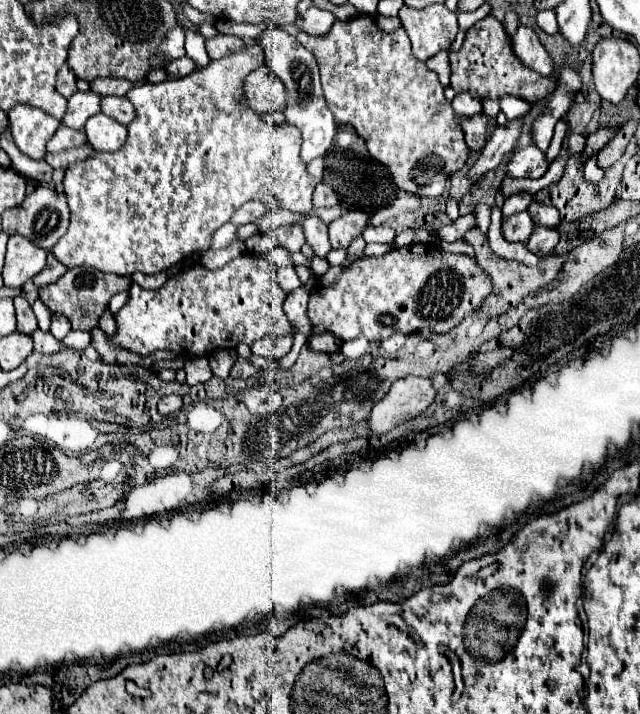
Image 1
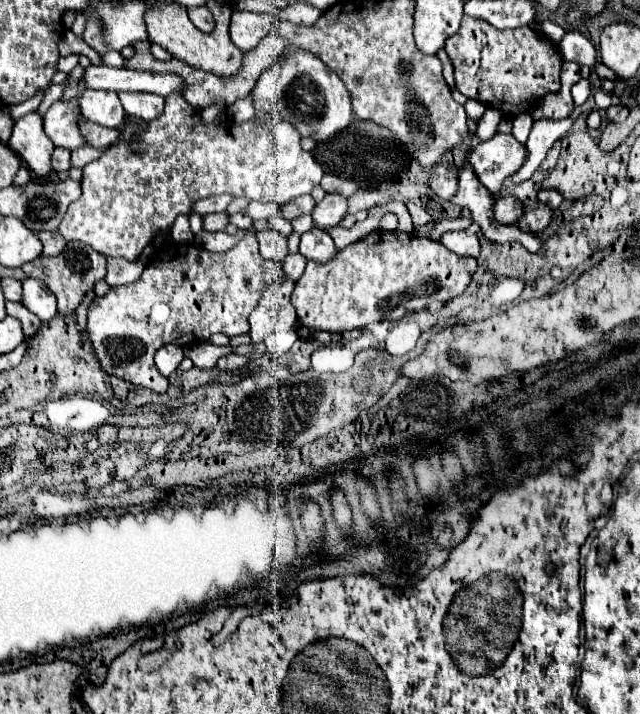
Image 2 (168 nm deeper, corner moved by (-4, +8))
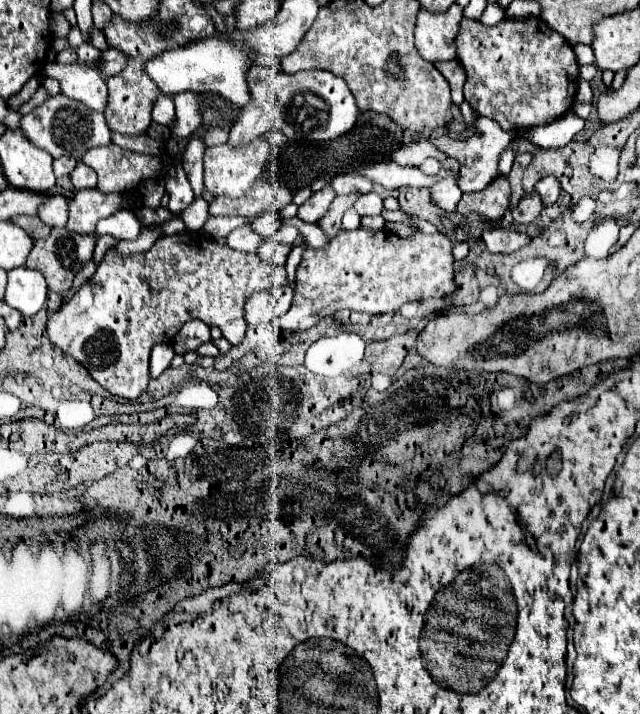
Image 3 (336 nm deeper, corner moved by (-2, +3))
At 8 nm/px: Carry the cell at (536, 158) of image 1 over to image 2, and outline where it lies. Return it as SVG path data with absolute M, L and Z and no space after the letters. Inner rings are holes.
M495 133L489 141L475 145L469 151L469 163L477 179L489 189L499 191L503 181L515 175L527 159L527 147L513 135Z

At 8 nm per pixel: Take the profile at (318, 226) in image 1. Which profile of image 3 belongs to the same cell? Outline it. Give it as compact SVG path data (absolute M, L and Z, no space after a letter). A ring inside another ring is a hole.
M257 182L253 186L253 192L249 196L243 196L241 200L231 200L229 196L215 196L209 202L209 214L213 216L245 216L245 218L255 218L261 212L277 212L279 208L287 206L291 202L291 192L287 188L267 184L267 182Z

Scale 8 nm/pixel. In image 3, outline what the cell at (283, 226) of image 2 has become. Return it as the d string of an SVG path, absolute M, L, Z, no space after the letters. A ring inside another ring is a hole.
M263 212L251 222L251 228L263 238L271 238L279 226L281 226L281 220L279 220L279 214L275 212Z

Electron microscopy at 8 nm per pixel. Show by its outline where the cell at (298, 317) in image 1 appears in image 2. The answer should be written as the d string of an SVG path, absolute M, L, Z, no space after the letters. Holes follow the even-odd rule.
M289 253L287 259L283 261L283 269L285 269L285 275L289 279L295 279L295 283L299 281L299 275L303 275L303 267L307 265L307 259L301 255L301 253Z

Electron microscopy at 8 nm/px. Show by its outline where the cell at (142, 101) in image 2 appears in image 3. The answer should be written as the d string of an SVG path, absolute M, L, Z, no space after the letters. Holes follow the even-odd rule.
M167 96L157 98L157 104L153 106L153 122L163 124L167 128L171 128L175 124L175 104L171 98L167 98Z

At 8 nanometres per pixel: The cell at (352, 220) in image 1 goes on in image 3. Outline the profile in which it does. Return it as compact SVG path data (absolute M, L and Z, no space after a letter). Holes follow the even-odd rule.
M329 184L323 186L319 192L313 192L307 202L299 206L297 218L301 218L303 222L317 222L327 212L333 198L335 198L333 188L329 188Z

